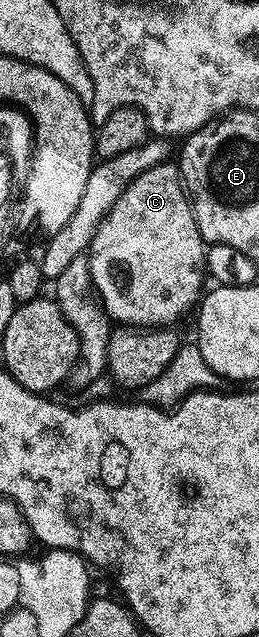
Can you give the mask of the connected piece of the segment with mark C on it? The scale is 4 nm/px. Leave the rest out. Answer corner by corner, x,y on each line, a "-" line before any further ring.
164,163
143,171
115,199
115,207
99,223
95,239
91,239
87,256
93,287
97,290
102,305
114,322
142,327
169,327
189,308
198,304
202,296
201,280
206,280
205,251
207,242
199,235
193,206
181,180
181,171
176,164

